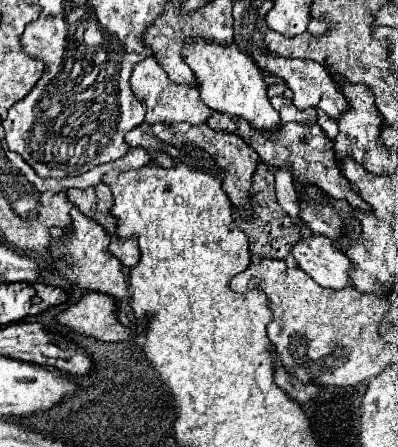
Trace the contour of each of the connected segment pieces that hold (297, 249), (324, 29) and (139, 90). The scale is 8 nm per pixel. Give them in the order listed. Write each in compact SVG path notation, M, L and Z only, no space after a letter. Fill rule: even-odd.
M313 234L299 240L291 250L295 262L323 288L345 288L349 284L347 256L333 246L331 238L323 234Z
M311 16L311 22L309 22L309 26L307 26L307 32L309 34L313 34L313 36L325 36L327 32L329 32L329 22L327 20L319 20L319 18L315 18L315 16Z
M151 56L139 64L135 64L133 74L131 74L131 88L147 108L145 122L189 122L189 124L205 124L207 118L211 116L211 110L199 100L199 90L191 88L187 84L175 84L169 80L167 72L159 66L159 62Z

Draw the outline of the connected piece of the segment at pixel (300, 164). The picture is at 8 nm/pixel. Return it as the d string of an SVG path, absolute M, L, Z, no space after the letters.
M233 120L237 134L261 156L263 162L269 162L277 168L291 166L295 170L295 180L303 180L303 184L313 184L321 188L325 194L335 196L335 198L345 198L353 208L367 210L367 204L361 200L359 194L353 192L349 180L341 174L337 160L335 160L335 150L333 150L333 140L325 136L319 124L303 124L303 122L289 122L281 124L279 130L275 132L263 132L247 124L247 120Z

